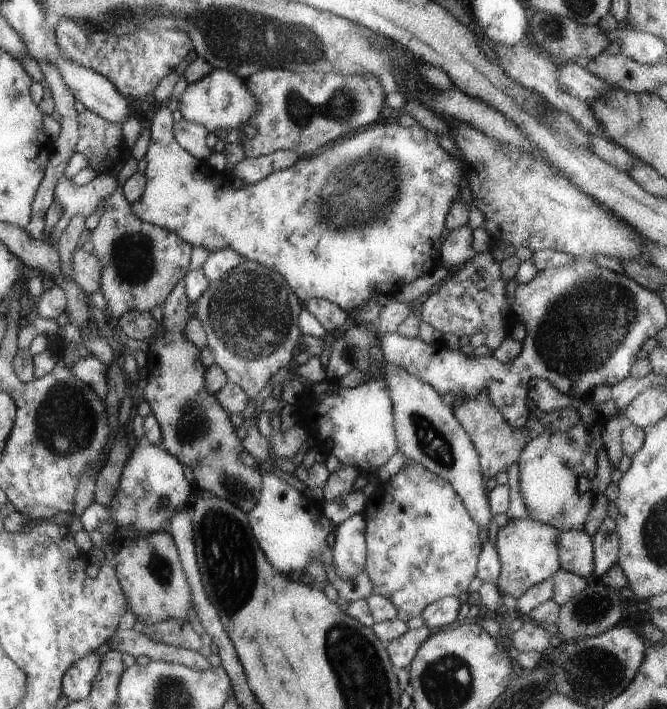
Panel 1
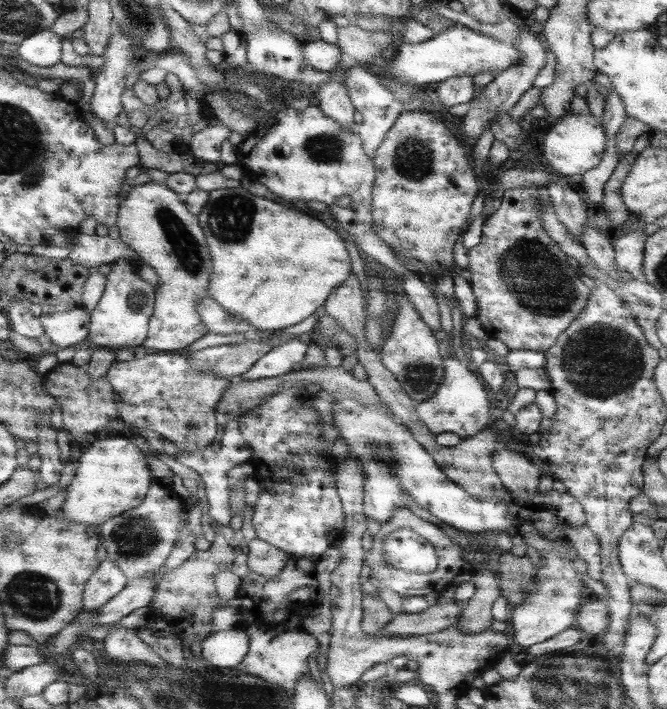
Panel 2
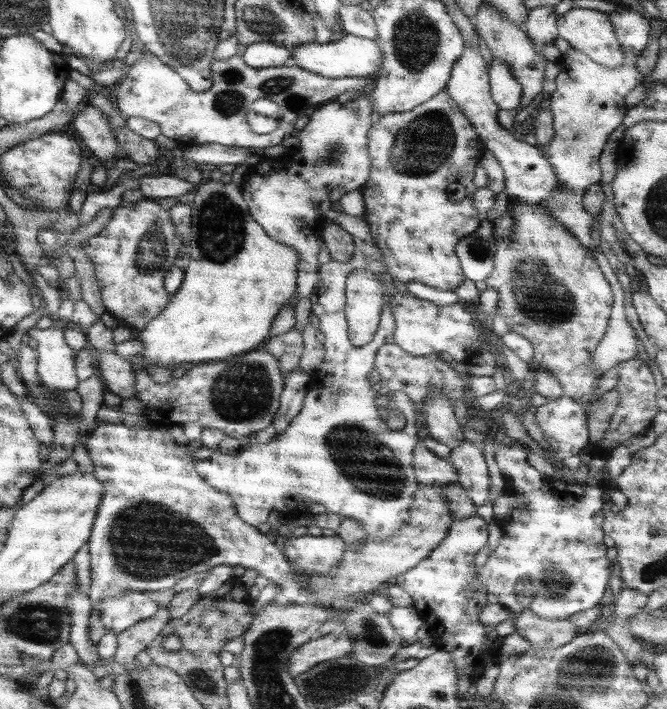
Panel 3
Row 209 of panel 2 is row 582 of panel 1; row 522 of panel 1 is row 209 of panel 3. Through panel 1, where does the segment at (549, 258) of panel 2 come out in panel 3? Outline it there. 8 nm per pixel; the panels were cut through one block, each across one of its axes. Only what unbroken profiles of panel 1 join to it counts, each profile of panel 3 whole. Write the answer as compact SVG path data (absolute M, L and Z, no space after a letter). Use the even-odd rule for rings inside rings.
M508 204L502 212L492 221L493 242L495 250L493 255L493 270L485 277L486 288L497 294L497 310L503 317L509 332L514 332L529 340L532 346L532 362L540 366L559 383L563 396L573 400L586 400L584 411L599 400L593 396L592 390L601 374L588 364L589 355L594 346L603 336L610 307L612 304L611 286L599 270L598 262L593 258L592 252L582 245L575 236L561 228L555 220L545 216L537 205Z

